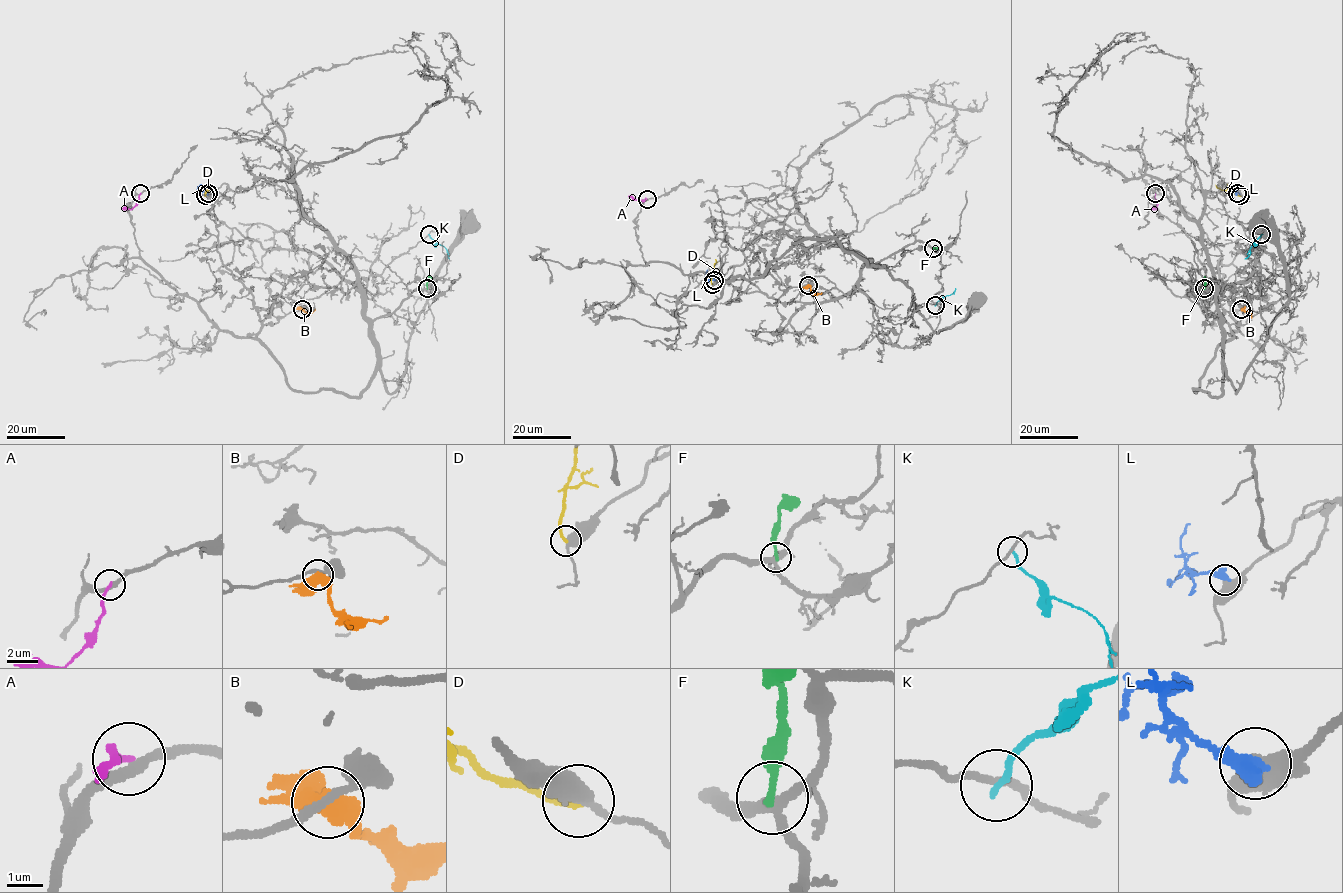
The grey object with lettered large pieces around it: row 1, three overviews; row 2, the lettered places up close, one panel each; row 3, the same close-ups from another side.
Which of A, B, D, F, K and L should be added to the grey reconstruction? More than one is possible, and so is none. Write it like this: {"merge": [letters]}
{"merge": ["D"]}

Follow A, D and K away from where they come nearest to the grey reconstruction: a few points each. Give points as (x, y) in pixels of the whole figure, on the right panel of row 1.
A: (1155, 193), (1157, 208), (1152, 208)
D: (1241, 195), (1216, 185)
K: (1261, 234), (1245, 258)

